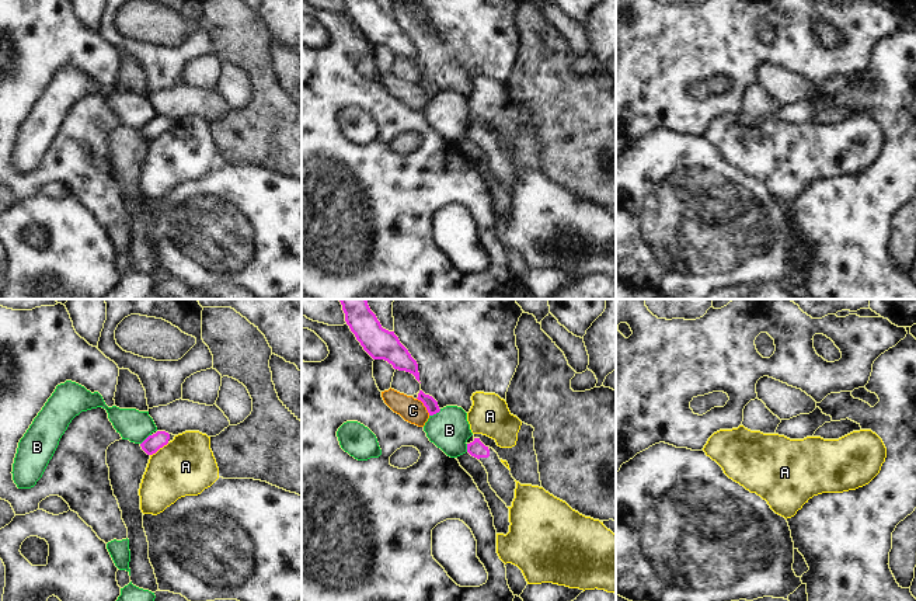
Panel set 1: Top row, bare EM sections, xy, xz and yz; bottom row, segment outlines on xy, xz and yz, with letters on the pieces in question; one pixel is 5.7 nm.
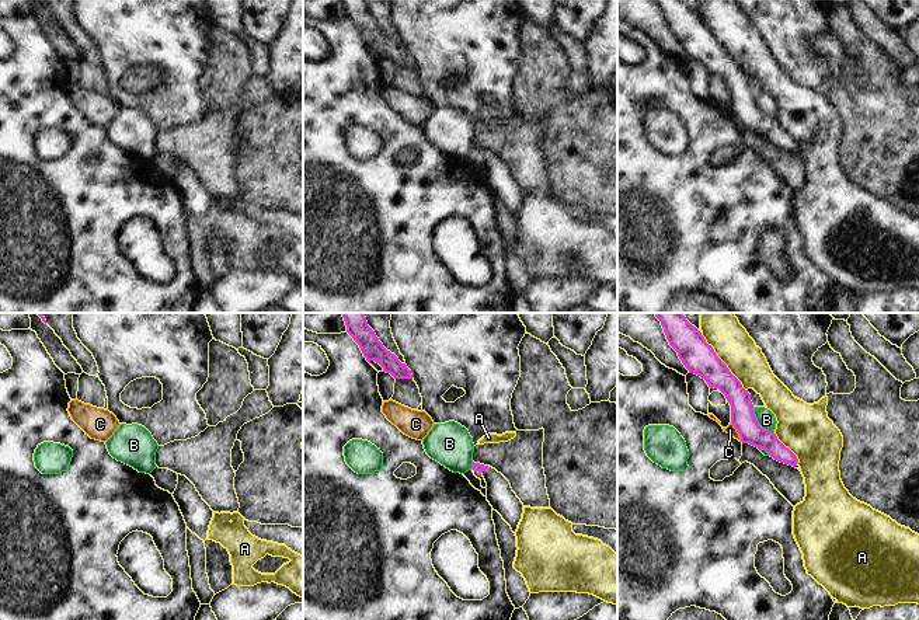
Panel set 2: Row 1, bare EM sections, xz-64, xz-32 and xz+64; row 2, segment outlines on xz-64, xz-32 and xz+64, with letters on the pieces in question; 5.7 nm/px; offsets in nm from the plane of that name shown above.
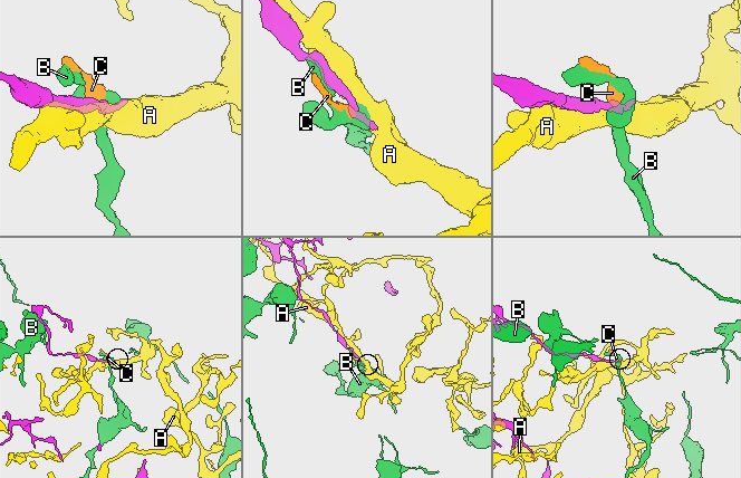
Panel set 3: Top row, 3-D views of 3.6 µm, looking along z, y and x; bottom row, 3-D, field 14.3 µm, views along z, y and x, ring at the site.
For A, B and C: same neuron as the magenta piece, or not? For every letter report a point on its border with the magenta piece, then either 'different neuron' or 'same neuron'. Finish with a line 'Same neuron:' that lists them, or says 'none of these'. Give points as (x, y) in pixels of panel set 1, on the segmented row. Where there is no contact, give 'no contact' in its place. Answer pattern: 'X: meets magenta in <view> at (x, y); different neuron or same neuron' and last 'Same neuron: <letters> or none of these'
A: meets magenta in xy at (159, 448); different neuron
B: meets magenta in xz at (435, 413); different neuron
C: meets magenta in xz at (424, 405); different neuron
Same neuron: none of these

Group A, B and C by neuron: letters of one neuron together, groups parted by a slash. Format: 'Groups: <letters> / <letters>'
Groups: A / B / C

